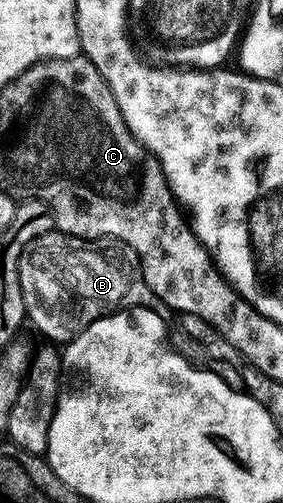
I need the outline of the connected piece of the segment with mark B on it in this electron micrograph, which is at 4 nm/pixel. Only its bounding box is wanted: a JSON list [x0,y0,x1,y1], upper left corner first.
[16,232,158,344]

